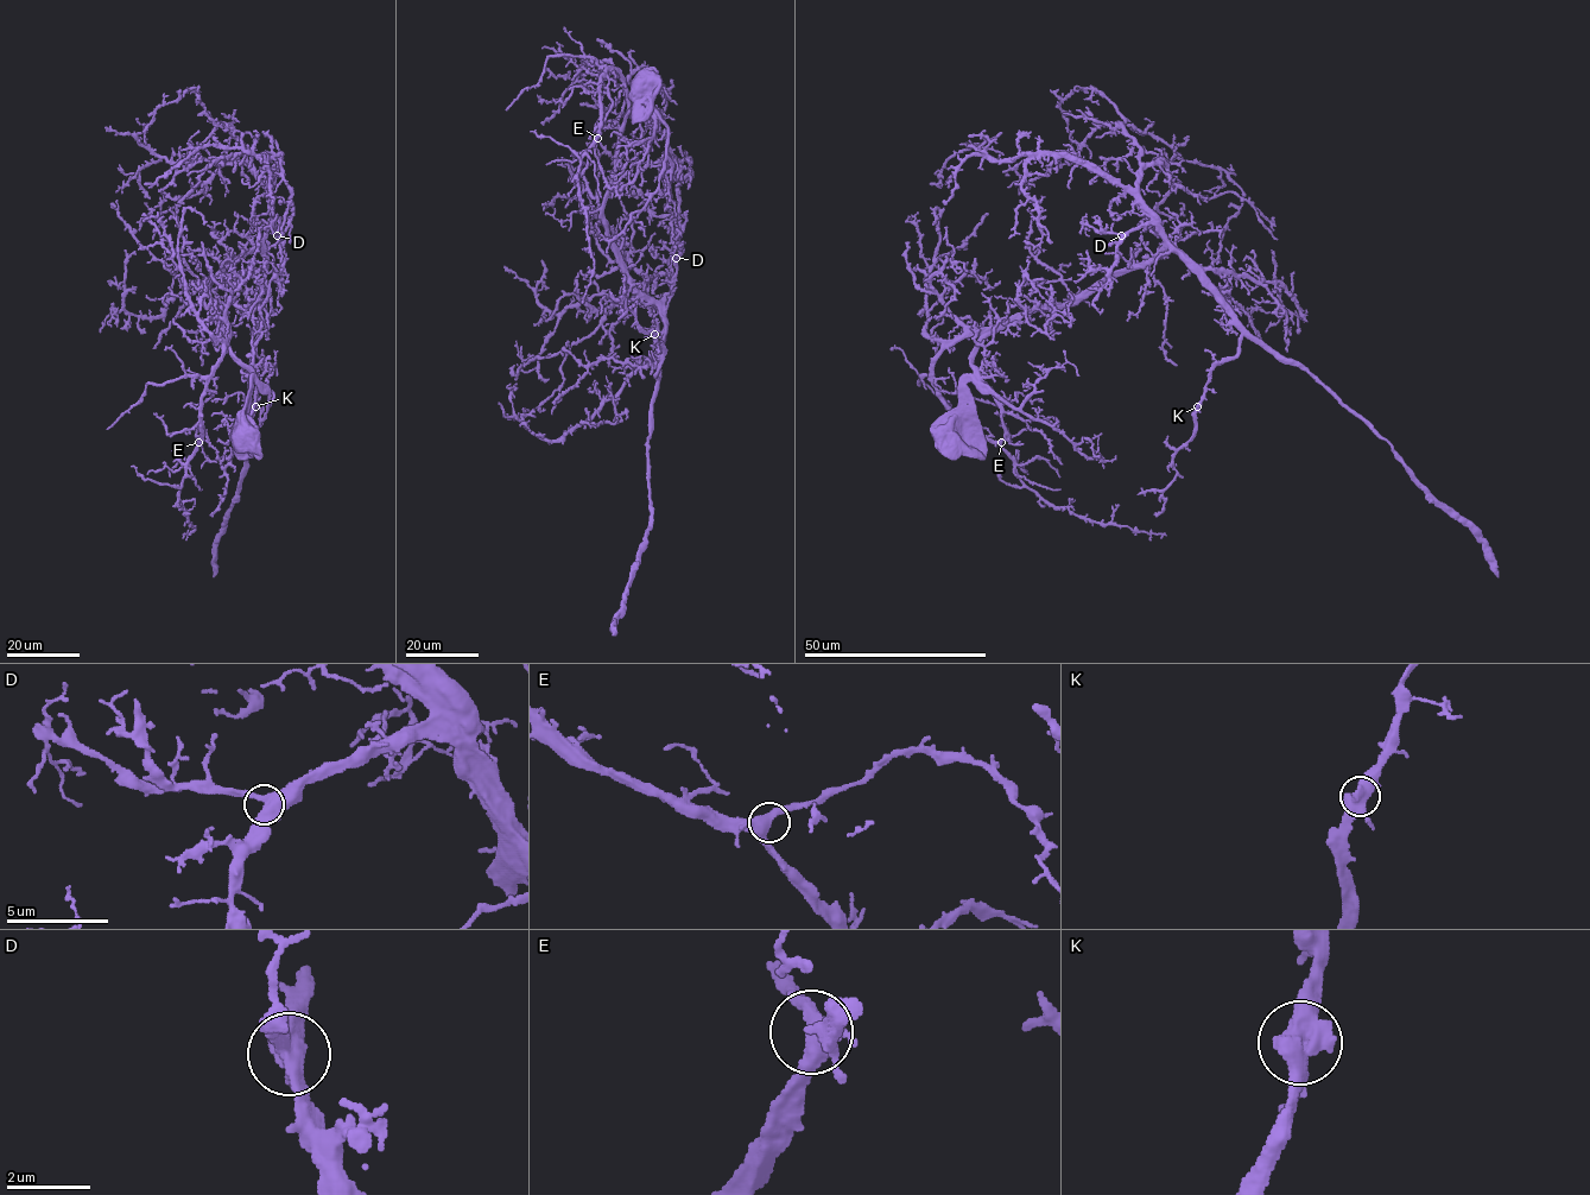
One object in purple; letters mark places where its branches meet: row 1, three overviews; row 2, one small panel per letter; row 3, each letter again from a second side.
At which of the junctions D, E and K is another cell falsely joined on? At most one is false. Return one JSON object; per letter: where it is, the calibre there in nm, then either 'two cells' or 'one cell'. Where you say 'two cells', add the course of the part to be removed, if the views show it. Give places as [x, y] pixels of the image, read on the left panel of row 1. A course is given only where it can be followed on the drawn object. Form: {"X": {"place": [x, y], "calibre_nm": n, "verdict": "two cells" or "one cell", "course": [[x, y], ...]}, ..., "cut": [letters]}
{"D": {"place": [277, 235], "calibre_nm": 400, "verdict": "one cell"}, "E": {"place": [198, 442], "calibre_nm": 400, "verdict": "one cell"}, "K": {"place": [255, 406], "calibre_nm": 550, "verdict": "one cell"}, "cut": []}

